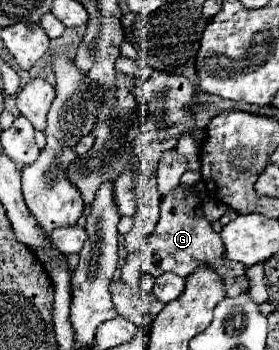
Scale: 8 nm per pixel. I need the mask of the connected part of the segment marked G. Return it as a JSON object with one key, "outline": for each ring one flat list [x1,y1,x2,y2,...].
{"outline":[[177,186,165,202,161,202,161,218,153,230,153,234,145,240,145,250,143,250,143,270,149,272,151,276,159,276,163,272,175,272,181,278,189,276,197,264,205,262,209,264,223,280,227,288,227,296,235,298,243,294,249,286,247,280,247,266,241,262,231,262,225,260,225,244,217,232,213,232,211,224,203,216,201,200,191,192,189,186]]}

